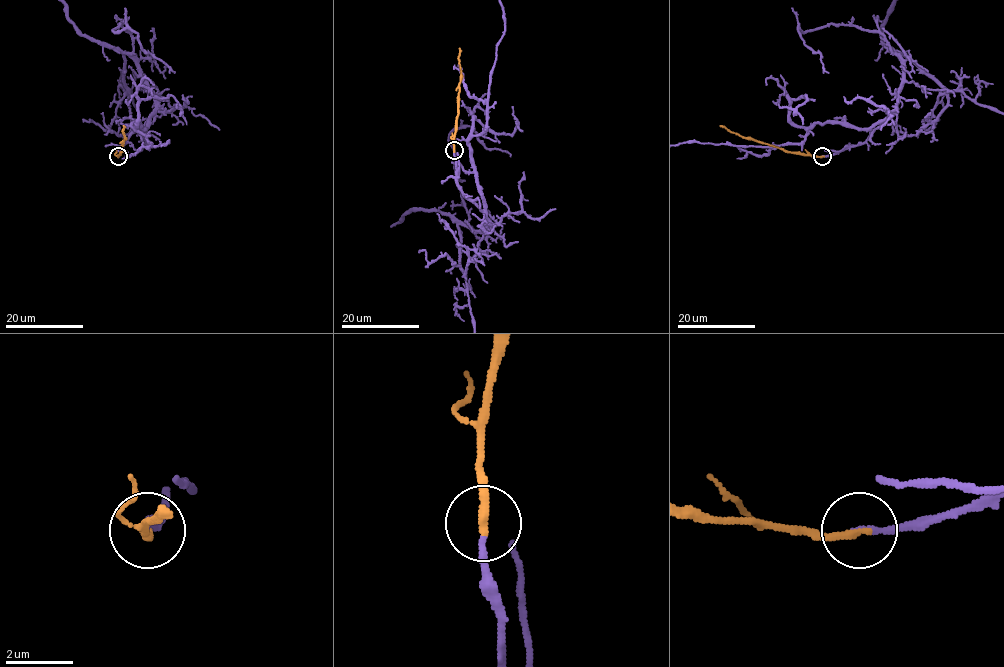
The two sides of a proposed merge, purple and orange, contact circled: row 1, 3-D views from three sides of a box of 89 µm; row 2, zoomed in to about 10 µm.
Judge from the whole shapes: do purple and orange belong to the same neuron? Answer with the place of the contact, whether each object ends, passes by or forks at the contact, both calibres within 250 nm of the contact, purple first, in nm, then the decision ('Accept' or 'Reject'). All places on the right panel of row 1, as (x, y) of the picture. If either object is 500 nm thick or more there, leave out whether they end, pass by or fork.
Place: (822, 156). At the ring purple ends. At the ring orange ends. Thickness 160 nm (purple) against 240 nm. Accept

